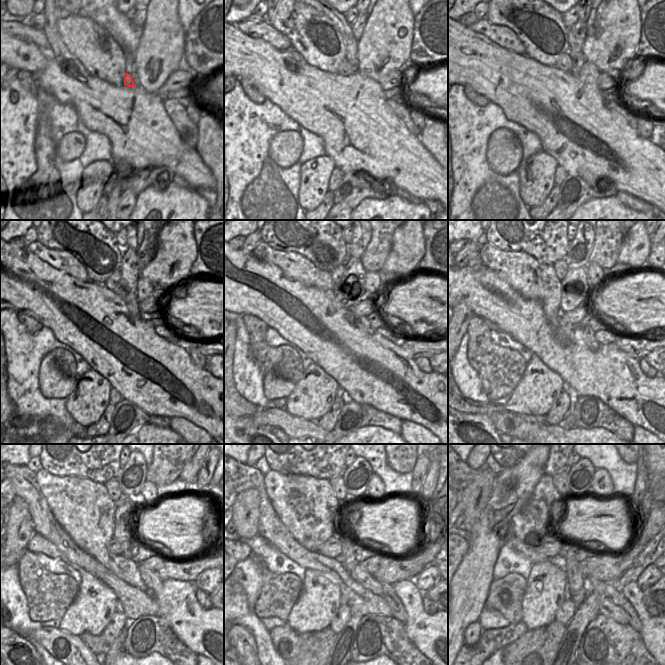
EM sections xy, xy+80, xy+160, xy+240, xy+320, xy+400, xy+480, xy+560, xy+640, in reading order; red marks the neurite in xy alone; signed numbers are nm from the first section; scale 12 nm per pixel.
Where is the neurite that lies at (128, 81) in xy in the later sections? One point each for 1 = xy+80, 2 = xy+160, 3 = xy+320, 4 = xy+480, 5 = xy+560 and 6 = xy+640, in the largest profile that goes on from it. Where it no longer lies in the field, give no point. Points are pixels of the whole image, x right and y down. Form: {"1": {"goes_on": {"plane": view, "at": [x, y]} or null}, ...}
{"1": {"goes_on": {"plane": "xy+80", "at": [344, 69]}}, "2": {"goes_on": {"plane": "xy+160", "at": [564, 63]}}, "3": {"goes_on": {"plane": "xy+320", "at": [337, 273]}}, "4": {"goes_on": {"plane": "xy+480", "at": [114, 490]}}, "5": {"goes_on": {"plane": "xy+560", "at": [337, 483]}}, "6": {"goes_on": {"plane": "xy+640", "at": [560, 480]}}}

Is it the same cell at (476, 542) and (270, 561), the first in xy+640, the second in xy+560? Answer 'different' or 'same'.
different

